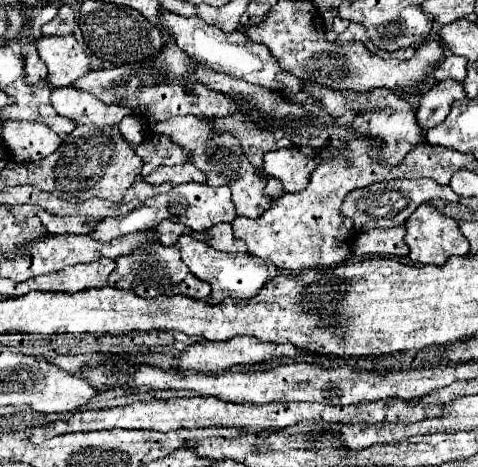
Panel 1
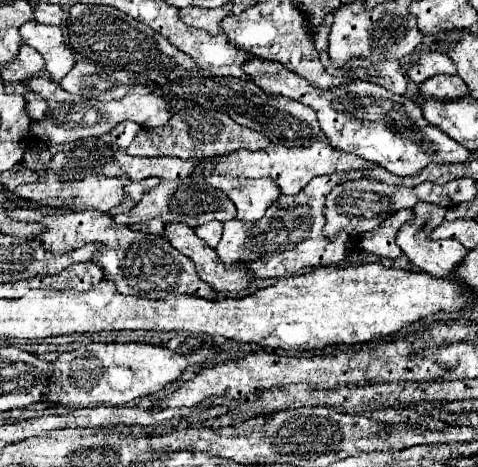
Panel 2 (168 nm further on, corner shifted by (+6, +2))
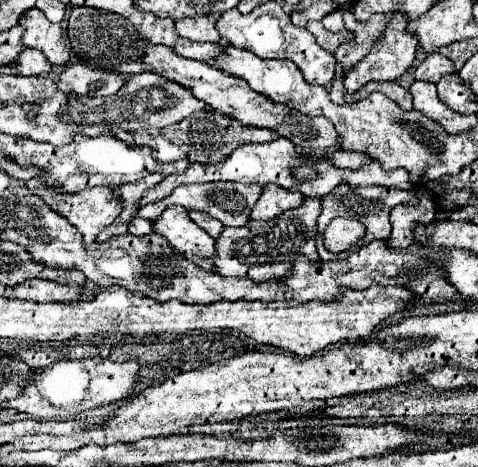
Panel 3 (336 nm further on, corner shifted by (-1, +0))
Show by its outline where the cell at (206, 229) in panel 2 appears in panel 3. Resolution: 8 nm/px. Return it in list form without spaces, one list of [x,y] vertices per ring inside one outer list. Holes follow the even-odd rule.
[[[191,210],[191,212],[189,212],[189,216],[191,216],[191,220],[193,220],[199,228],[203,228],[211,238],[217,238],[217,234],[219,234],[219,232],[221,232],[221,228],[223,228],[223,224],[219,224],[219,220],[215,220],[215,218],[207,216],[205,212]]]

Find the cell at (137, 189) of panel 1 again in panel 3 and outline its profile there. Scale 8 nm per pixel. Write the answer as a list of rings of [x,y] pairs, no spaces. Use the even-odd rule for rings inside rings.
[[[149,174],[149,176],[145,176],[143,180],[137,180],[135,184],[123,184],[123,186],[119,188],[119,196],[121,196],[121,200],[123,200],[123,210],[121,210],[121,214],[117,216],[115,224],[127,224],[127,222],[137,214],[137,202],[141,200],[143,192],[149,190],[149,188],[153,188],[153,186],[159,184],[161,180],[163,180],[161,174]]]

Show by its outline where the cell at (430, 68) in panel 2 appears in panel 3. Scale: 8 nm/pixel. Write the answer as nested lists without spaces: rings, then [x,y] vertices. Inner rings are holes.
[[[439,52],[435,54],[429,54],[415,70],[415,78],[417,80],[427,80],[427,82],[433,82],[437,84],[441,80],[443,74],[449,74],[449,72],[455,72],[453,68],[453,62],[445,56],[441,56]]]

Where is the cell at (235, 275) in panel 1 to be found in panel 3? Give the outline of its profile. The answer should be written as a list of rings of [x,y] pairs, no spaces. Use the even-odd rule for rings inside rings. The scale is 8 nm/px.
[[[183,206],[165,208],[163,214],[153,222],[153,232],[161,234],[169,246],[173,246],[185,258],[191,258],[201,268],[215,272],[215,266],[211,264],[215,240],[193,224]]]

